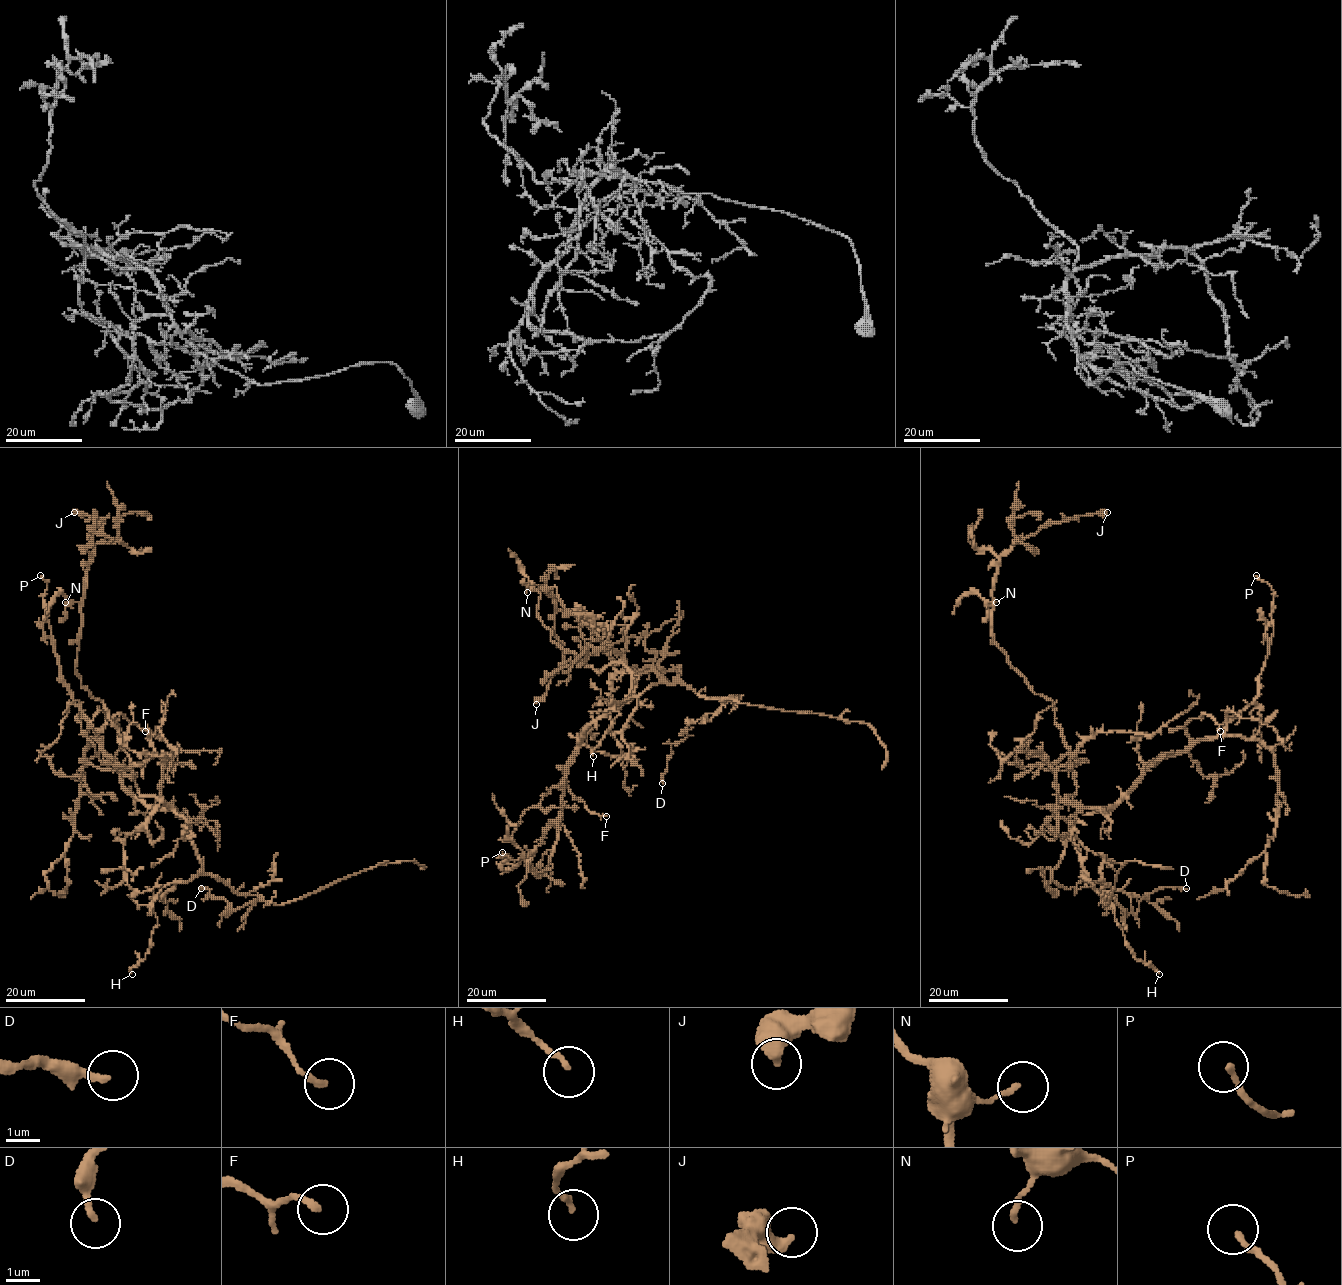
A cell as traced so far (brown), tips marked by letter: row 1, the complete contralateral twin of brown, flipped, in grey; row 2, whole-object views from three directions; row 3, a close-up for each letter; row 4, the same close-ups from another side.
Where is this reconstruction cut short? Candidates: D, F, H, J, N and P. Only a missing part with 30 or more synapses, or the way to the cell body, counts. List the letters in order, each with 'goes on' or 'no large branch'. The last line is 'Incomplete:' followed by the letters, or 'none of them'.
D: no large branch
F: no large branch
H: no large branch
J: no large branch
N: no large branch
P: no large branch
Incomplete: none of them

